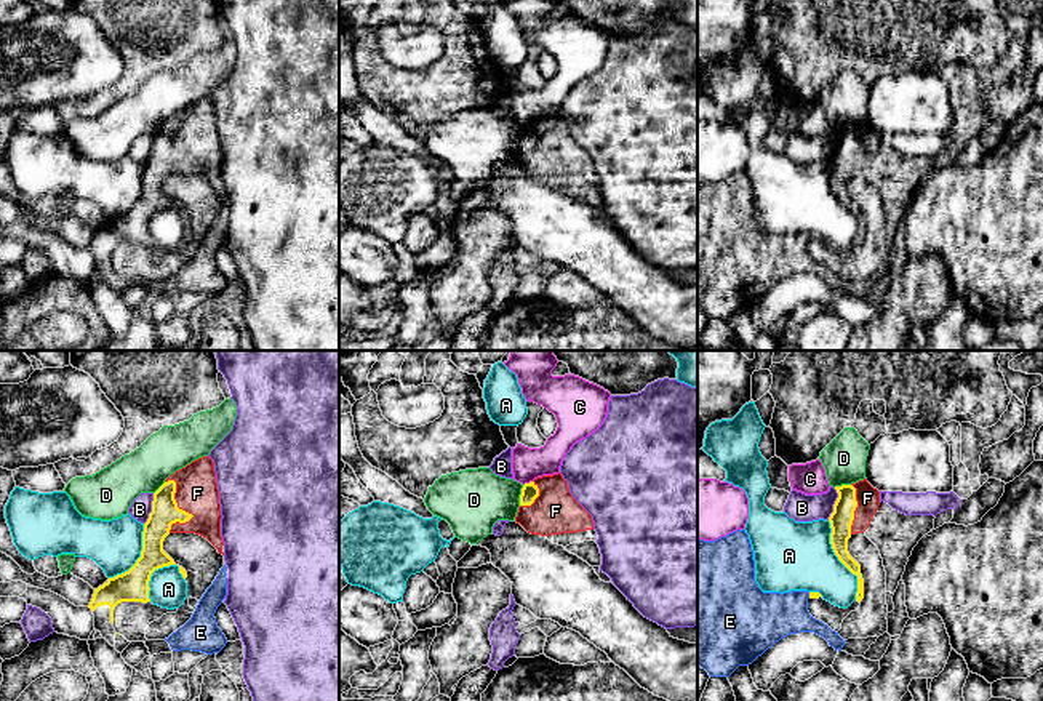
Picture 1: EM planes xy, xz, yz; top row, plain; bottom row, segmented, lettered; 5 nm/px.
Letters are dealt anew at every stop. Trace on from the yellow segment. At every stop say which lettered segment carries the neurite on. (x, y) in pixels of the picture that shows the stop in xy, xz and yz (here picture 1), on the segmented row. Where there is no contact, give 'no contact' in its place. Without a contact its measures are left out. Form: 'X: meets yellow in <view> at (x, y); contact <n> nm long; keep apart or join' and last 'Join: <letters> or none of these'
A: meets yellow in yz at (840, 560); contact 420 nm long; keep apart
B: meets yellow in yz at (834, 504); contact 170 nm long; keep apart
C: meets yellow in xz at (527, 484); contact 50 nm long; keep apart
D: meets yellow in xz at (520, 495); contact 110 nm long; keep apart
E: meets yellow in yz at (810, 596); contact 30 nm long; join
F: meets yellow in xy at (184, 511); contact 280 nm long; join
Join: E, F

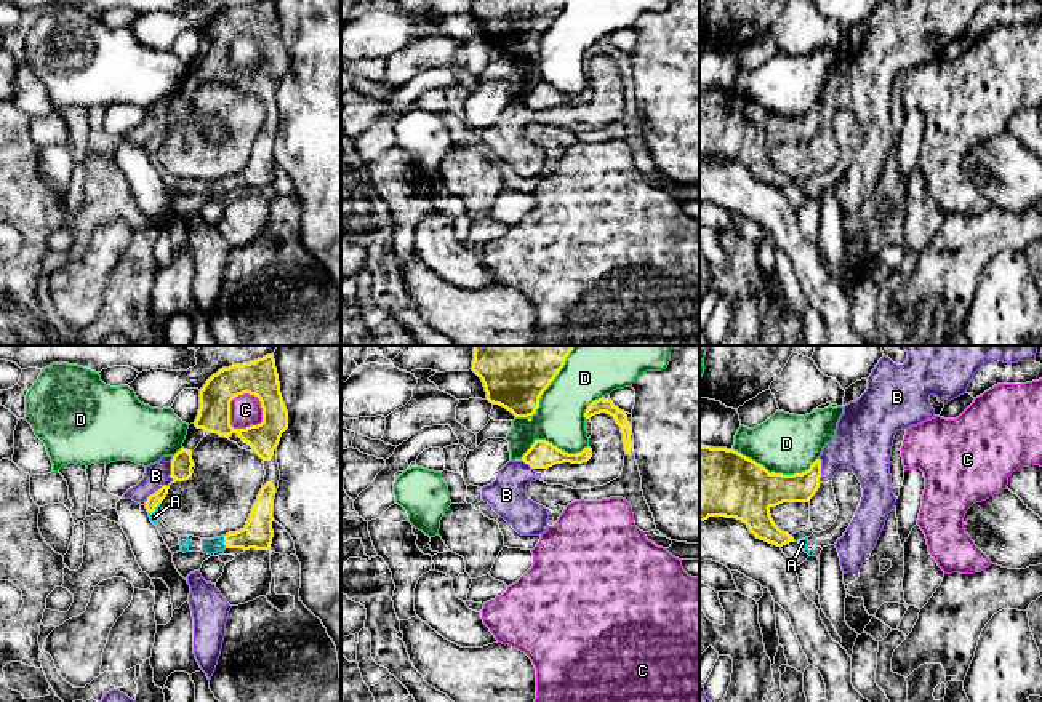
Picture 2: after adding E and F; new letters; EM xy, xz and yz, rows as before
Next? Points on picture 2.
A: meets yellow in xy at (224, 542); contact 70 nm long; join
B: meets yellow in xy at (172, 466); contact 110 nm long; keep apart
C: meets yellow in xy at (229, 403); contact 200 nm long; keep apart
D: meets yellow in xz at (546, 387); contact 480 nm long; keep apart
Join: A

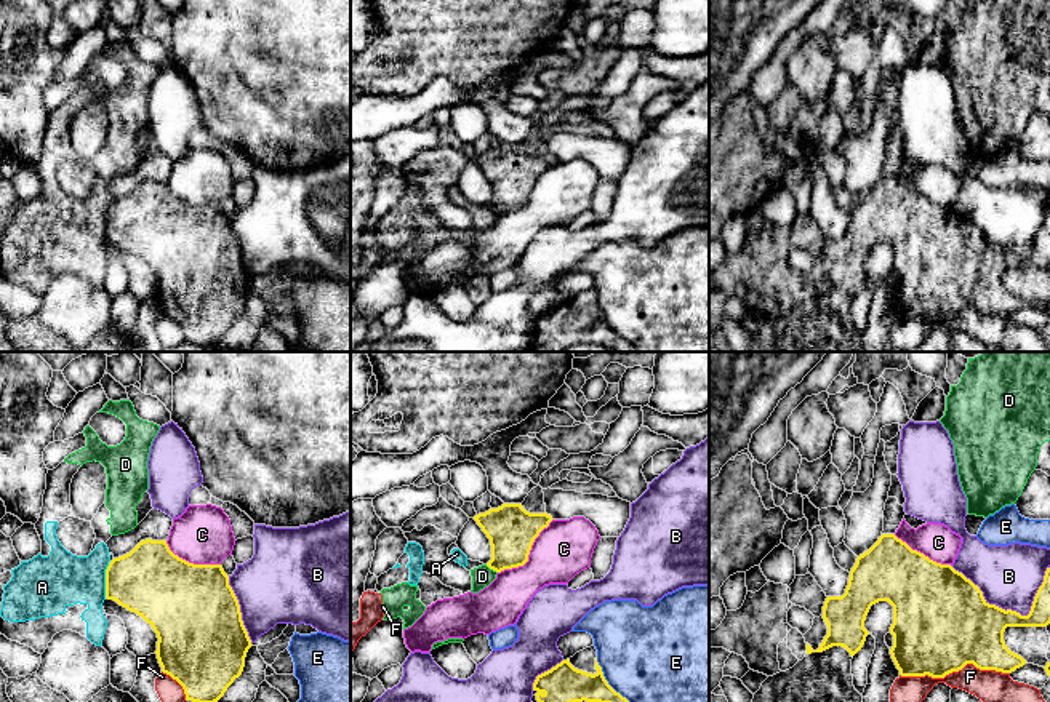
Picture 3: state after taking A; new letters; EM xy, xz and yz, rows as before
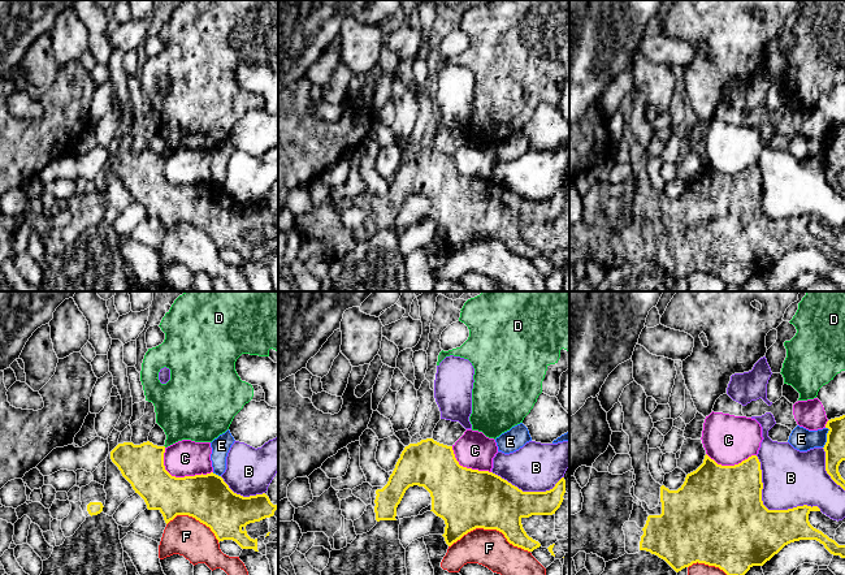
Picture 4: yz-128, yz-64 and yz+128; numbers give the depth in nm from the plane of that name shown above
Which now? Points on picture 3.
A: meets yellow in xy at (106, 581); contact 180 nm long; keep apart
B: meets yellow in yz at (1010, 610); contact 500 nm long; keep apart
C: meets yellow in xz at (529, 554); contact 380 nm long; keep apart
D: meets yellow in xz at (492, 568); contact 80 nm long; keep apart
E: meets yellow in xz at (607, 682); contact 280 nm long; keep apart
F: meets yellow in yz at (954, 670); contact 550 nm long; keep apart
Join: none of these

